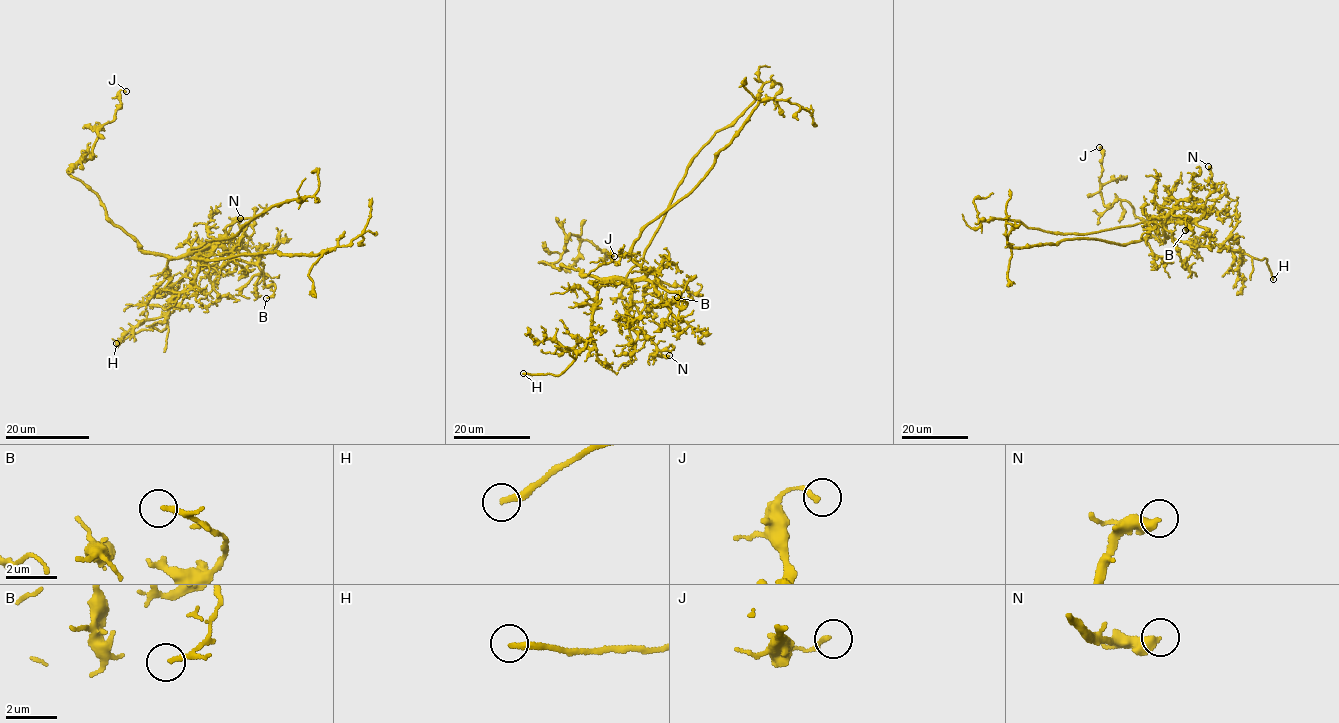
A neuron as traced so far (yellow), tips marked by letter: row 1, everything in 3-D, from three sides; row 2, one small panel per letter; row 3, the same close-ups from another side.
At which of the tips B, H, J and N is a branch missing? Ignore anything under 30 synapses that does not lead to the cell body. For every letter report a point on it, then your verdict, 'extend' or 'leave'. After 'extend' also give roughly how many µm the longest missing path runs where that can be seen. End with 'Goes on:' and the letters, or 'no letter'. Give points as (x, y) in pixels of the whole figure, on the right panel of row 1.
B: at (1185, 230); leave
H: at (1273, 279); extend; about 30 µm are missing
J: at (1099, 147); leave
N: at (1208, 166); leave
Goes on: H

